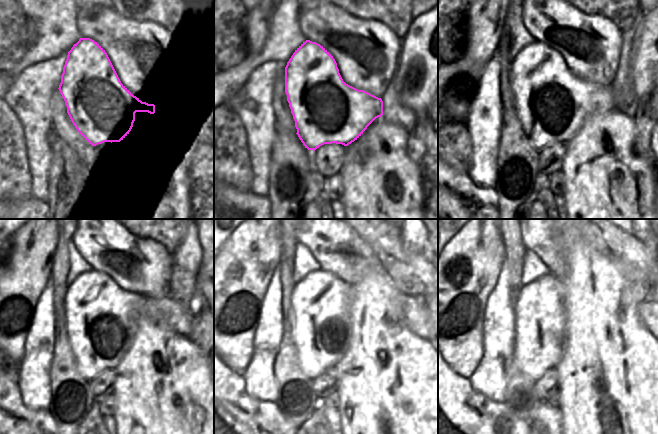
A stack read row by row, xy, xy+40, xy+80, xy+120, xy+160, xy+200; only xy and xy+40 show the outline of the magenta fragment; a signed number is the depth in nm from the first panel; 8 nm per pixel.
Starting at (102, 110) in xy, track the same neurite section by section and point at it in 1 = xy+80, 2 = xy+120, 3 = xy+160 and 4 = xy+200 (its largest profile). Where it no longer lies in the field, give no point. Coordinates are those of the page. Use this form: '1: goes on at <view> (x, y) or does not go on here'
1: goes on at xy+80 (552, 104)
2: goes on at xy+120 (102, 318)
3: goes on at xy+160 (322, 330)
4: goes on at xy+200 (540, 322)

